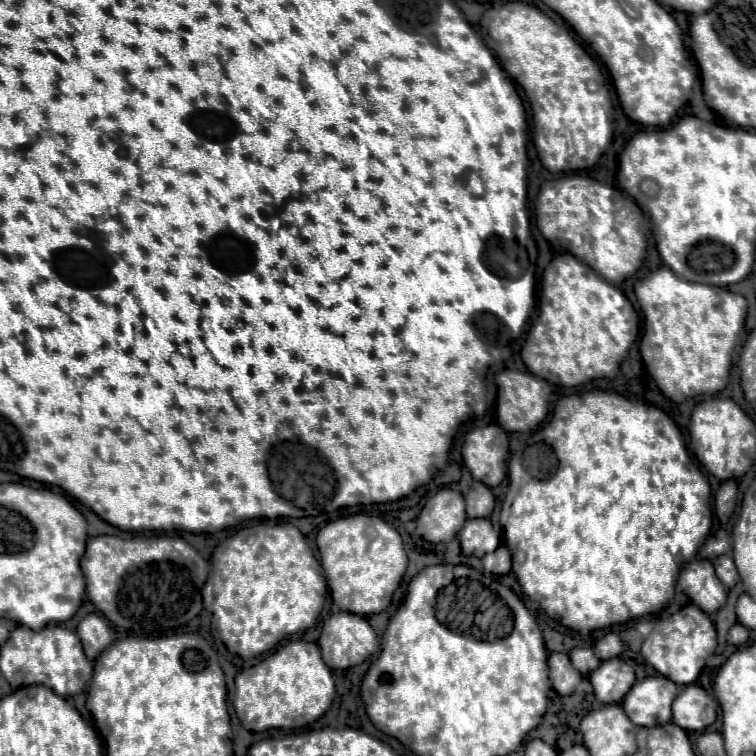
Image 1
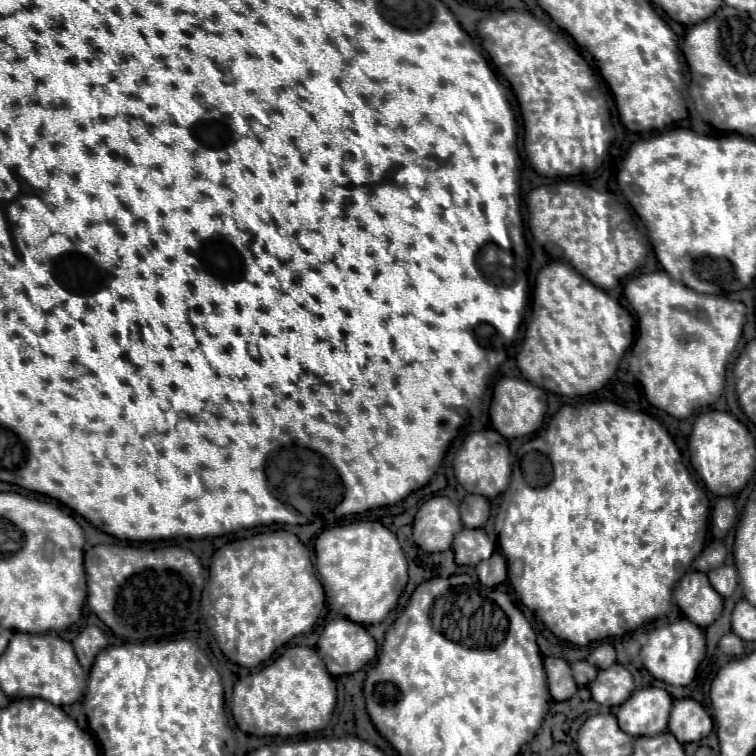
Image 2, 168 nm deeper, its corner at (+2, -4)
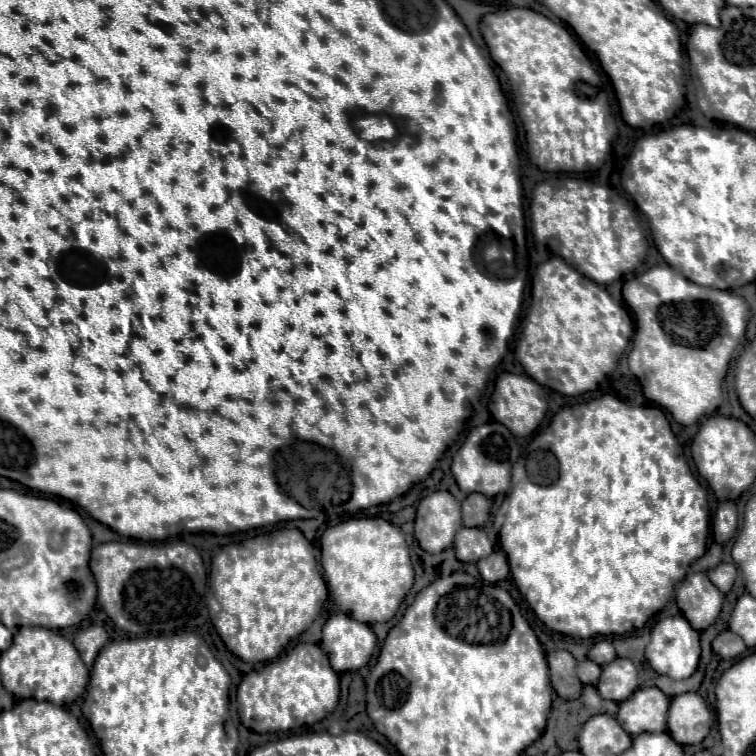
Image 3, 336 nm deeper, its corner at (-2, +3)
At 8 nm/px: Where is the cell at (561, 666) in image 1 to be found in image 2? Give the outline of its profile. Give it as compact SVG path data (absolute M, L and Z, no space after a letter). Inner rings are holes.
M545 658L545 670L547 670L549 692L555 700L569 700L577 694L579 688L573 680L569 664L563 658Z

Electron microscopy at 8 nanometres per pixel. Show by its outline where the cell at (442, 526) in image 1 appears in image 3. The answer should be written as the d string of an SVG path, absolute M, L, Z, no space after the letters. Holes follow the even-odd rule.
M435 491L419 503L415 537L423 551L441 553L451 547L453 537L461 527L461 507L449 491Z

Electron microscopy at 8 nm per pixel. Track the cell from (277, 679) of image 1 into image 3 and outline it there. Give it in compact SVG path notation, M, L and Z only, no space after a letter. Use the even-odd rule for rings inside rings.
M299 643L285 657L267 663L261 671L244 674L237 689L241 723L255 733L289 731L325 719L337 705L340 676L331 669L319 645Z

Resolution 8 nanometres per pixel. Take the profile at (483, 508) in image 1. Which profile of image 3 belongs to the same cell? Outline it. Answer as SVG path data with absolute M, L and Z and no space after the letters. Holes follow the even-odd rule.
M471 493L461 503L461 513L463 513L463 523L467 527L483 527L489 519L489 499L485 495Z

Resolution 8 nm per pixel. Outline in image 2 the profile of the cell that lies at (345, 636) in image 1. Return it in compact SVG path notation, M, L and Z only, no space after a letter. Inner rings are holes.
M347 618L327 622L317 652L333 676L353 674L377 656L377 644L367 630Z

